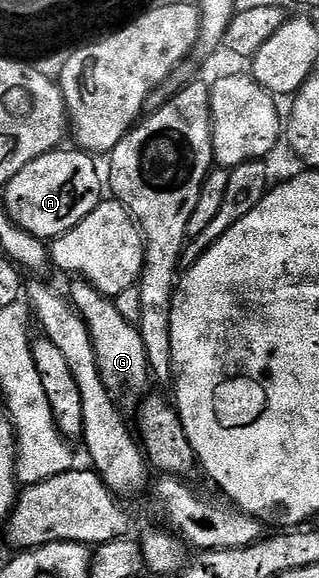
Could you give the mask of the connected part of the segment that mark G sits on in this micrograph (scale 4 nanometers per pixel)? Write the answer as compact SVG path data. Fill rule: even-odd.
M73 281L67 292L67 299L74 311L81 315L90 333L98 361L99 377L103 385L116 400L117 406L125 413L136 412L141 400L150 390L151 372L147 361L147 349L143 349L143 337L137 324L129 323L119 314L116 302L110 296L99 293L90 283ZM149 387L149 388L148 388Z

